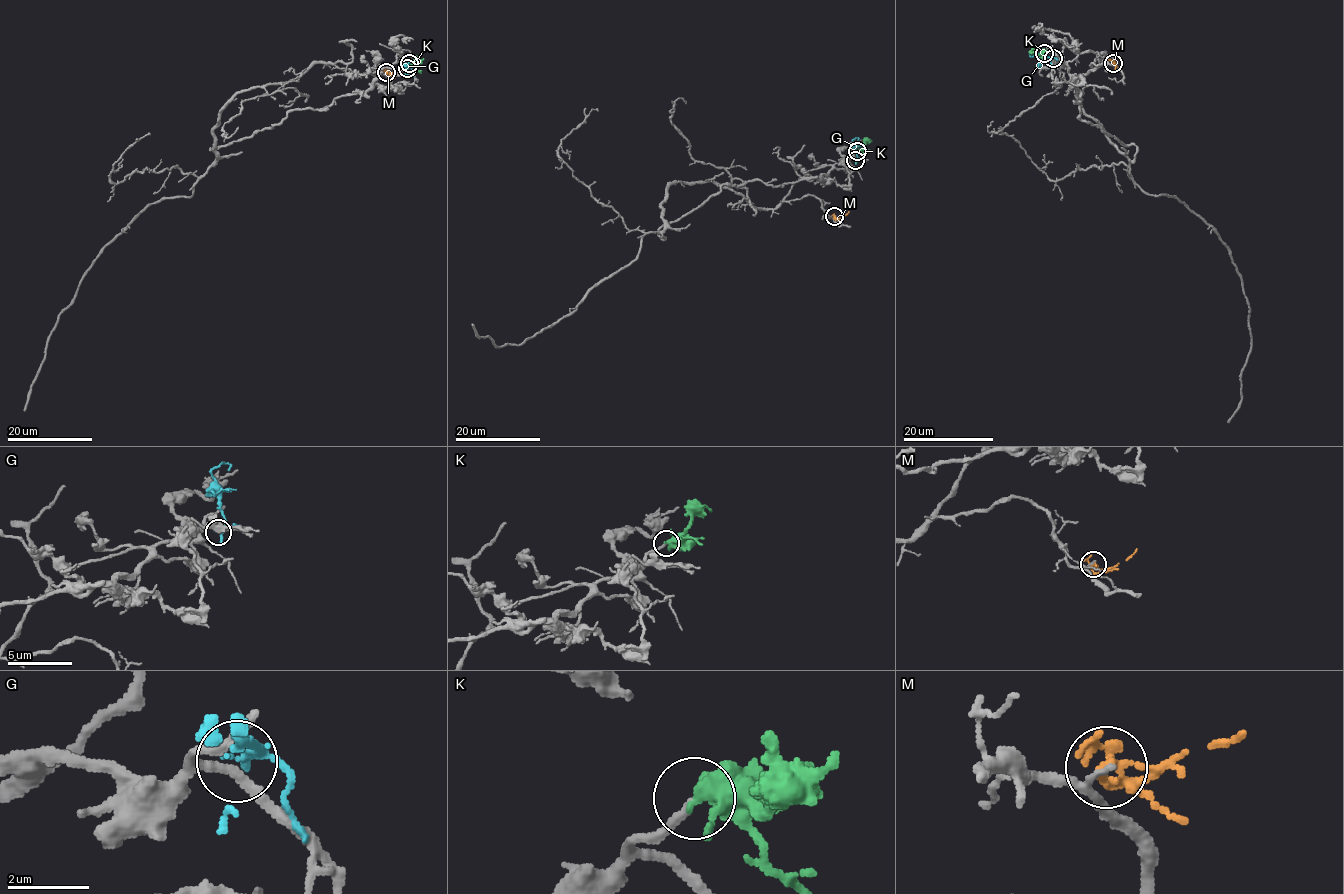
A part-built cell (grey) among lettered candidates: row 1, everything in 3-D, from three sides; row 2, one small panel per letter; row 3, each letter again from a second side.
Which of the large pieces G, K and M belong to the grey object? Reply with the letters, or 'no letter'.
K

